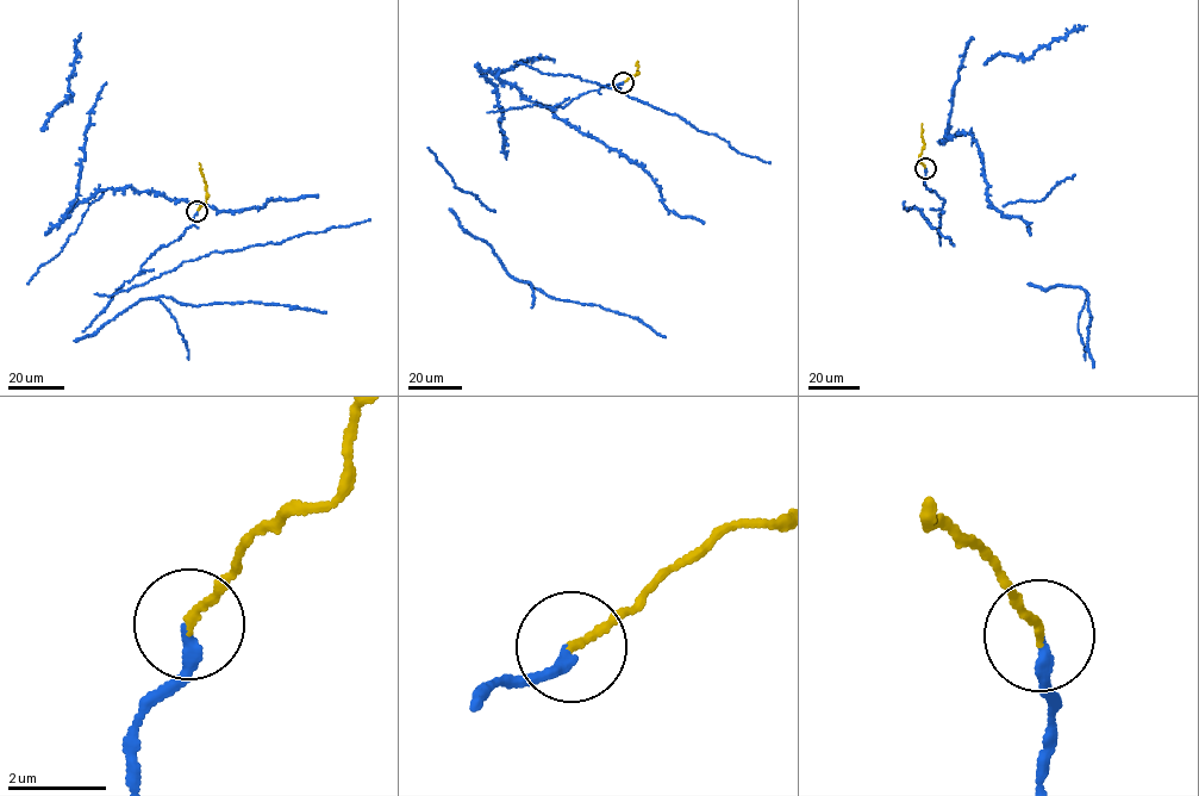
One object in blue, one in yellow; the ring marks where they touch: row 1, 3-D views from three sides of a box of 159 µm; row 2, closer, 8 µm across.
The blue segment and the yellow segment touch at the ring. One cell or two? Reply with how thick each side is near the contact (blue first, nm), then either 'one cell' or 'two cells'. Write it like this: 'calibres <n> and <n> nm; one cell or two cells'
calibres 240 and 160 nm; one cell

